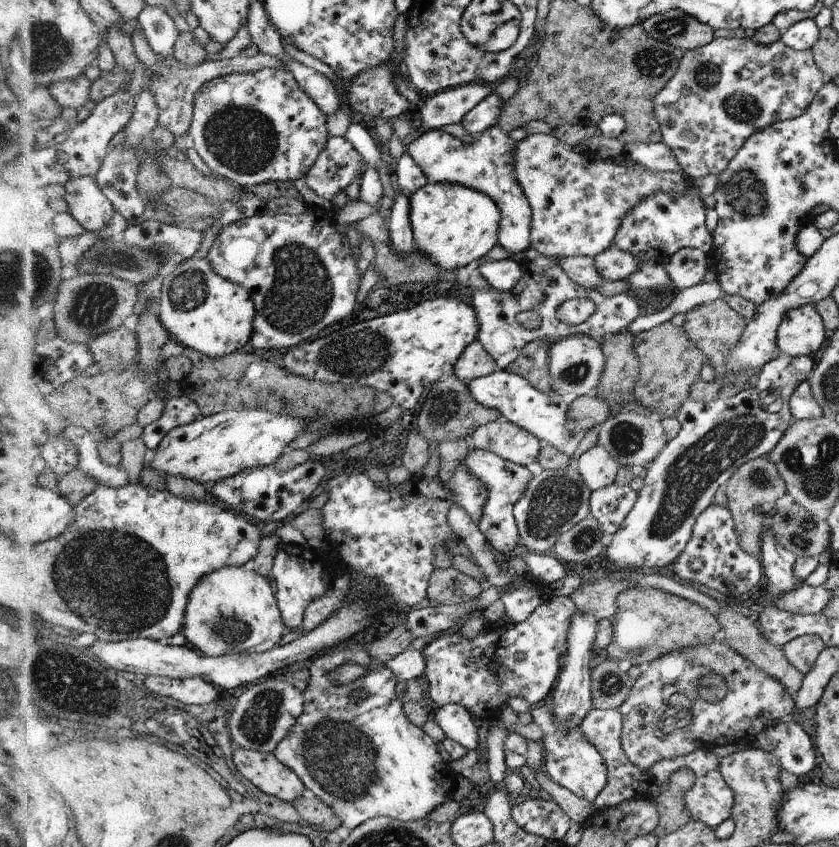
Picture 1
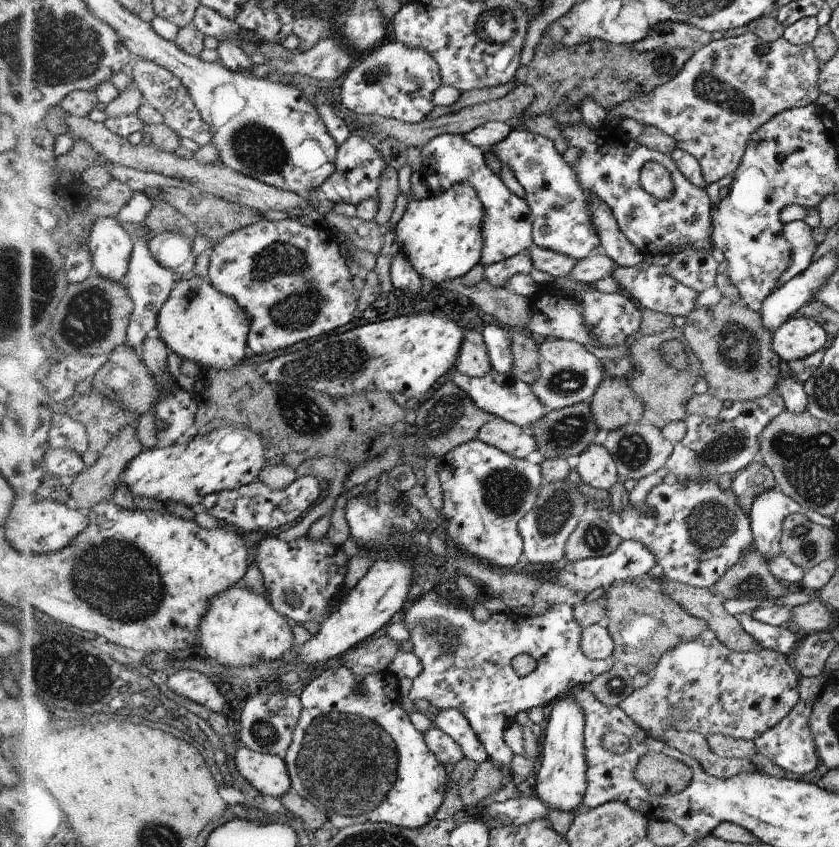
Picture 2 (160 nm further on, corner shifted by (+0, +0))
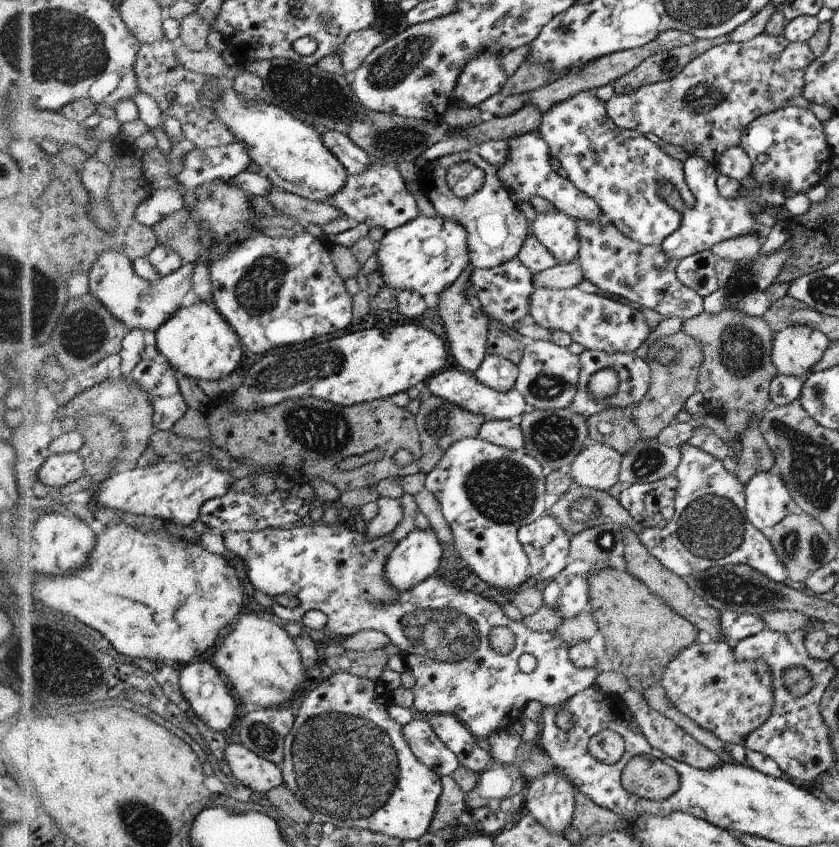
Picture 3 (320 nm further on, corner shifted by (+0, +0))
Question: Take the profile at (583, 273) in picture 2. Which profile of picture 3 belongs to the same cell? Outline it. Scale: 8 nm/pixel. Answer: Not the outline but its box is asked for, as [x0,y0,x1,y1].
[531,262,584,289]

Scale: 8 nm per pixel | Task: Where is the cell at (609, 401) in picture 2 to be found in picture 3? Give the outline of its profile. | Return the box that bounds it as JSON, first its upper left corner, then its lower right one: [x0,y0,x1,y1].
[586,408,640,455]

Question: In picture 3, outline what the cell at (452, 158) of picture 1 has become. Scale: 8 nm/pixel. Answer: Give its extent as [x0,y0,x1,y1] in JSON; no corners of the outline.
[419,150,531,269]

